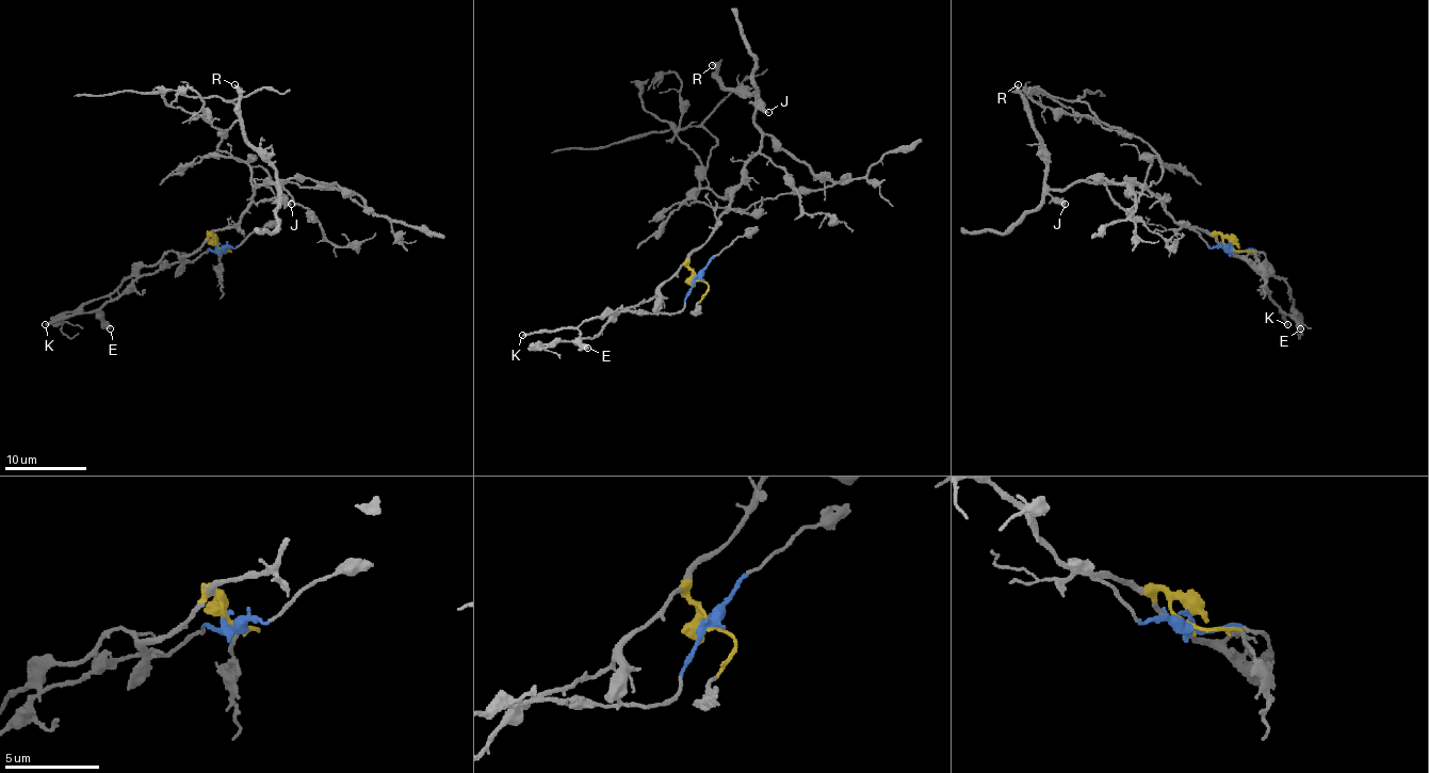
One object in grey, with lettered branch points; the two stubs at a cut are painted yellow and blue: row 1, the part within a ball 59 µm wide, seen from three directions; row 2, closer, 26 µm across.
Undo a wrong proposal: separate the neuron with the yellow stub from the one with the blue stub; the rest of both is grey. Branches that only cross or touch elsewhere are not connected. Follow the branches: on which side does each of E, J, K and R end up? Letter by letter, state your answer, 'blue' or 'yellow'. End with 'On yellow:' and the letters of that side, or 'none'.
E: blue
J: yellow
K: blue
R: yellow
On yellow: J, R

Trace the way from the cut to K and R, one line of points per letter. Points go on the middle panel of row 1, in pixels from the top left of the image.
K: (699, 278), (682, 307), (675, 313), (617, 311), (584, 320), (575, 327), (522, 334)
R: (699, 278), (688, 256), (730, 207), (742, 167), (761, 145), (754, 93), (736, 93), (717, 79), (711, 64)

